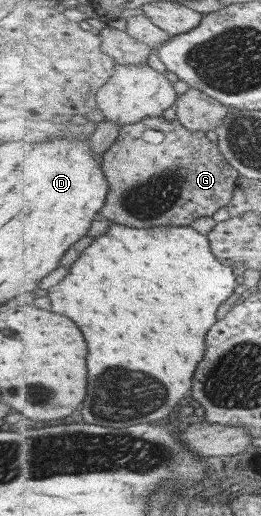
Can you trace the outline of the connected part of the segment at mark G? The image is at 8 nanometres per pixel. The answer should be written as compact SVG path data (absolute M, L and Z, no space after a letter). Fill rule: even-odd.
M163 116L147 117L137 124L123 125L115 144L103 154L103 170L111 184L111 196L103 208L103 216L125 224L127 220L143 220L145 226L189 226L193 220L213 216L234 198L240 172L222 154L205 132L191 131L180 120L166 120Z

